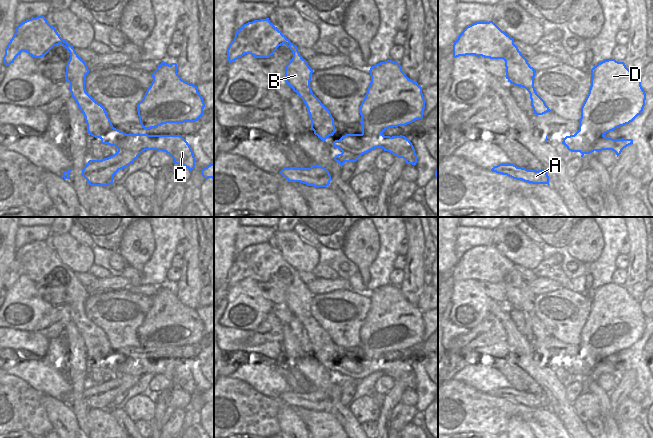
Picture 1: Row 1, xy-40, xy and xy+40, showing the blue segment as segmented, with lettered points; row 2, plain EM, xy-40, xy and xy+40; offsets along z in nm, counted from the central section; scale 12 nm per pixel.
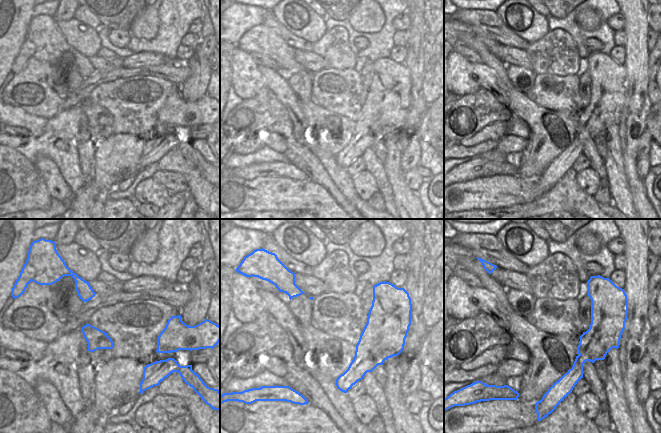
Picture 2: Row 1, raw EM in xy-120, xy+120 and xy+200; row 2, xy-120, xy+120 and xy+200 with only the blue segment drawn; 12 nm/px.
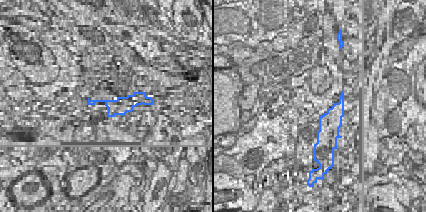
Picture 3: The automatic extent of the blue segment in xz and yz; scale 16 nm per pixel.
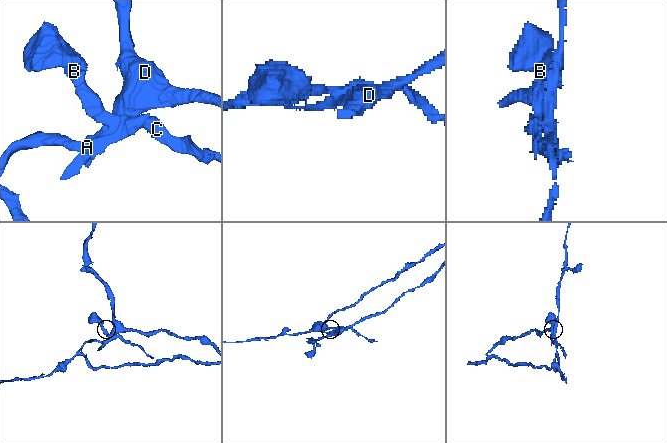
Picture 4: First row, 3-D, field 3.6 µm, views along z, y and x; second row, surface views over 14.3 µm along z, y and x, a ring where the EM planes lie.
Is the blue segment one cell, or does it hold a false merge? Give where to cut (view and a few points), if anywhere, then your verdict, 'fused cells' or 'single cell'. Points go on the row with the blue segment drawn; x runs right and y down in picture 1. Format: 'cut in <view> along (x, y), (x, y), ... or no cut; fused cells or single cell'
cut in xy+40 along (603, 135), (586, 150), (578, 151); fused cells

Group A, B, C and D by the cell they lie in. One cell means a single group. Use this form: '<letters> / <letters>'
A B C / D

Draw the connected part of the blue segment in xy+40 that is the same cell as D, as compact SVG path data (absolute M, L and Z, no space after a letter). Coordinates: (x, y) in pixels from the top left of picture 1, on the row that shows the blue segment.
M608 59L598 63L591 69L591 86L581 107L579 130L567 149L587 151L606 133L640 115L645 100L639 77L624 62Z

